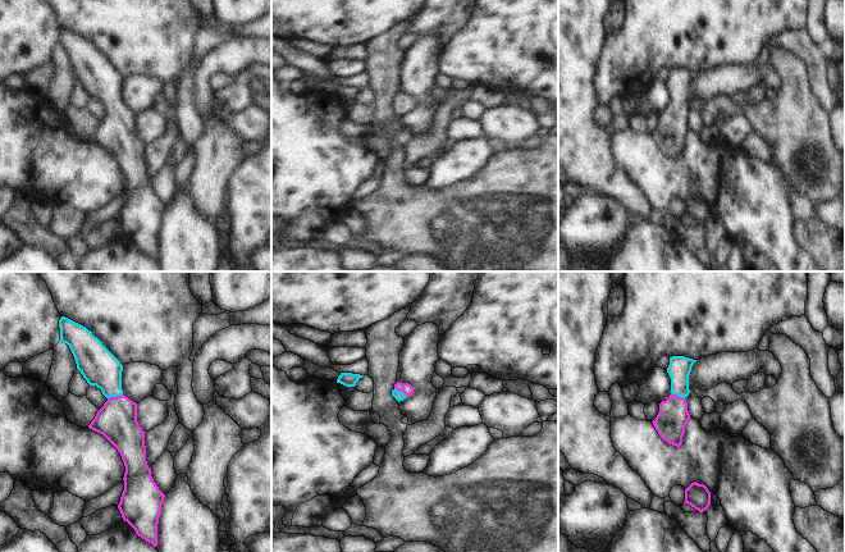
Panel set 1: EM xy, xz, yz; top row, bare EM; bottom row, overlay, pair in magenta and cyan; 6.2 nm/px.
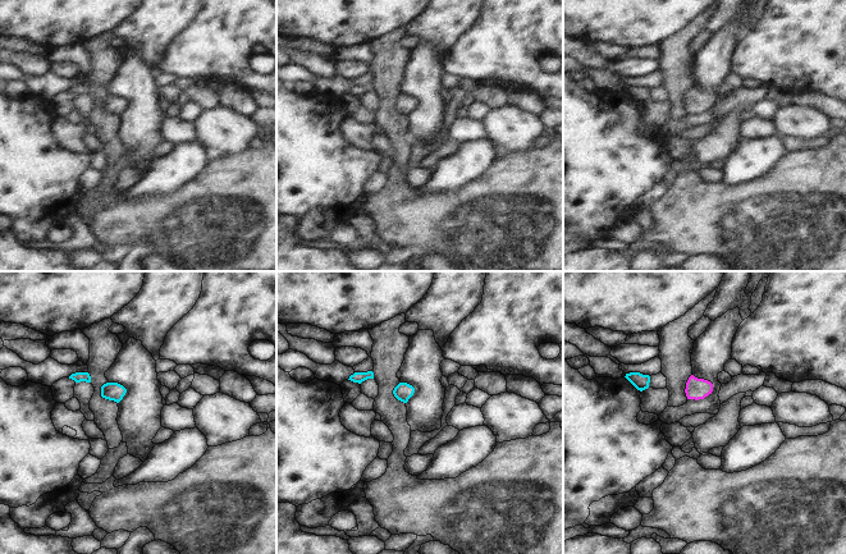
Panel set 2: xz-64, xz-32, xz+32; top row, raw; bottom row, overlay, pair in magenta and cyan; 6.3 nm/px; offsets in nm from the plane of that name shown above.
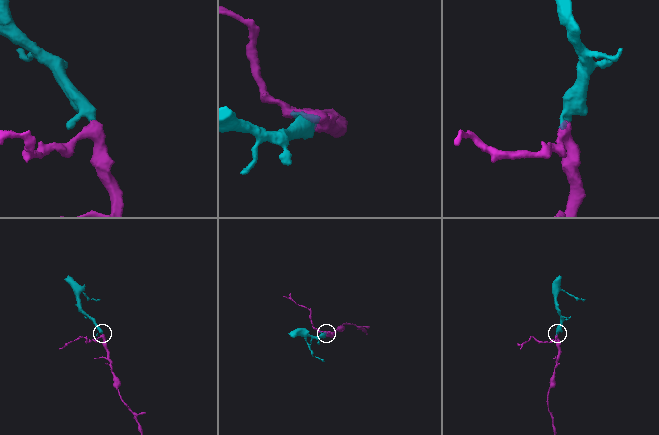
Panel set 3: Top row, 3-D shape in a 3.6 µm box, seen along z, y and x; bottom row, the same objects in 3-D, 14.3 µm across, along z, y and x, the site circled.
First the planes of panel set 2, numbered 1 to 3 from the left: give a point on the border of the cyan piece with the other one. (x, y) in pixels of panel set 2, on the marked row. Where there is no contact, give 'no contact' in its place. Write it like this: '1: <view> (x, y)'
1: no contact
2: no contact
3: no contact

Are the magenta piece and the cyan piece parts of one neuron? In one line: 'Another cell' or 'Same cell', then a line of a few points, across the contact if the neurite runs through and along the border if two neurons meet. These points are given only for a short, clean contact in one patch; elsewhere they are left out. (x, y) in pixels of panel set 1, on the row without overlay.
Same cell. Line: xy (117, 133), (114, 110), (110, 95), (99, 80).

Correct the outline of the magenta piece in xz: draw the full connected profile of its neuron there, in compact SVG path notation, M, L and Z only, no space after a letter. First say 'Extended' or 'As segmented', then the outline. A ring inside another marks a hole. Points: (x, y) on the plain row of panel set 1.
Extended. M397 95L394 97L394 102L392 104L392 109L399 115L403 114L407 109L414 106L414 100L408 96Z

